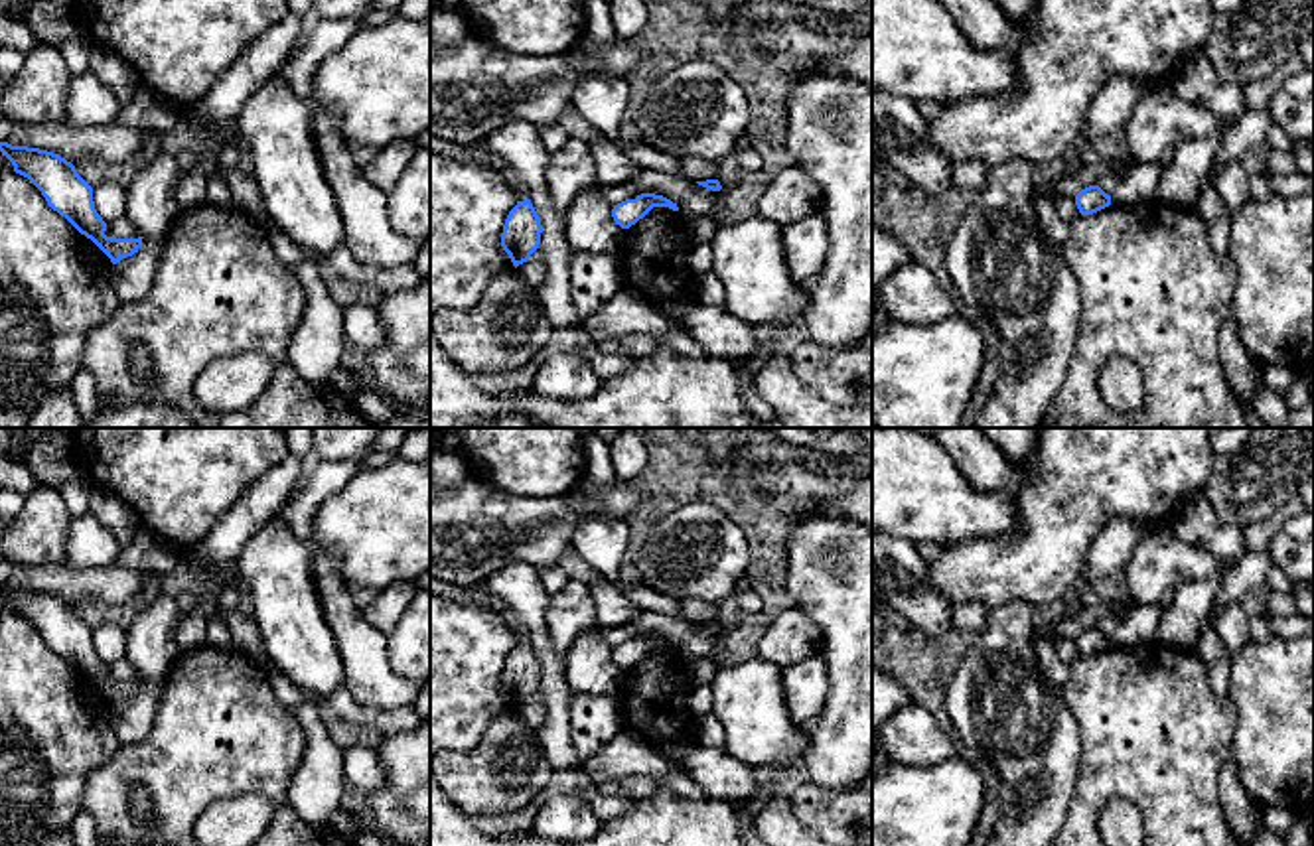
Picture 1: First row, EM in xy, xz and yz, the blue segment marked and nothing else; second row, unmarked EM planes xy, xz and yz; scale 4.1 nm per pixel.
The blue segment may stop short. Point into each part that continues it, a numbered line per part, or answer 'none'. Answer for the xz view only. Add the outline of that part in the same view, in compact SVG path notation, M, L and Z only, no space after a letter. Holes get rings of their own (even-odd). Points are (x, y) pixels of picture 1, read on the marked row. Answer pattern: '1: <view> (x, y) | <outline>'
none

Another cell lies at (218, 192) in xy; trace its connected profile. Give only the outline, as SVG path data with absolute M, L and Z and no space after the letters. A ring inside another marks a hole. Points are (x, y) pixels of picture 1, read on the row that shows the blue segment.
M219 170L207 177L205 203L223 205L223 207L233 205L225 174Z

